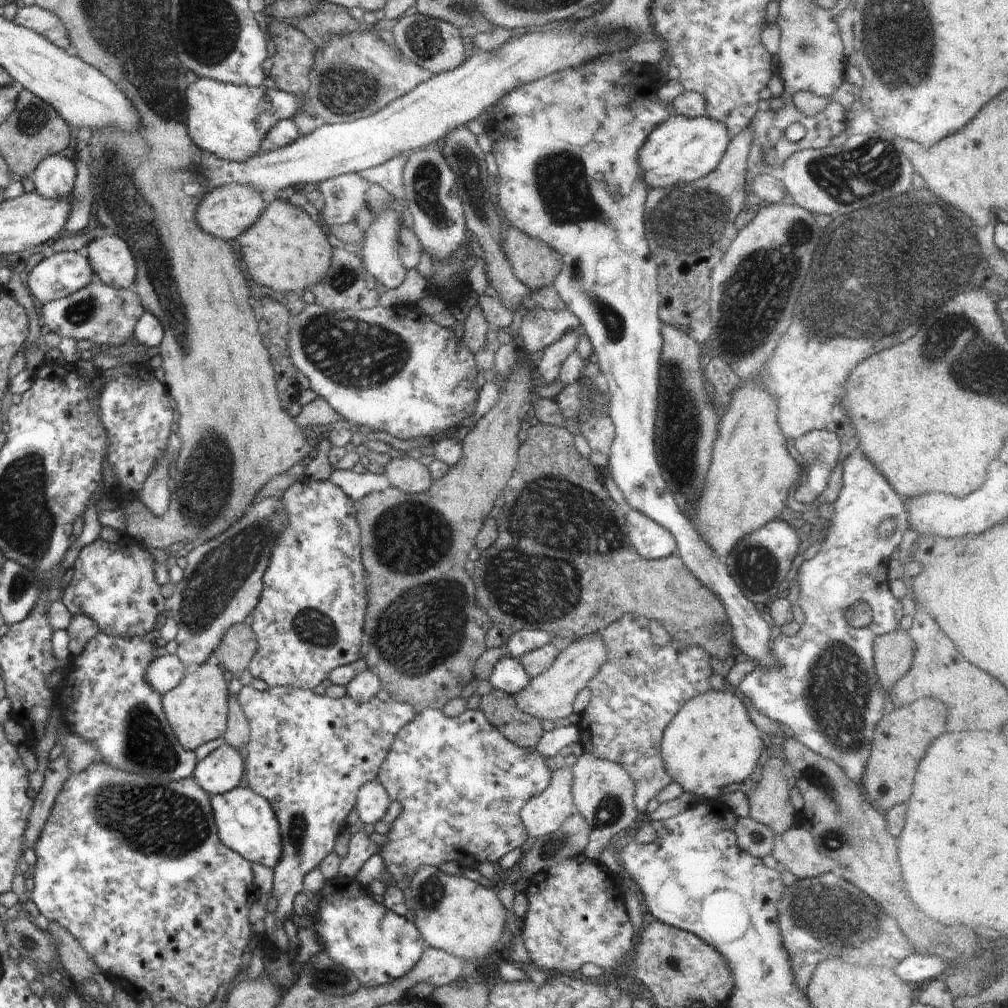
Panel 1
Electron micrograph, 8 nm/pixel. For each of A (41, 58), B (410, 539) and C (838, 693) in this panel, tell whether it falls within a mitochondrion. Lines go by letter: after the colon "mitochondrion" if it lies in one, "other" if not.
A: other
B: mitochondrion
C: mitochondrion

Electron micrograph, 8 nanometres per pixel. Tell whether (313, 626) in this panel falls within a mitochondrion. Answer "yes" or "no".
yes

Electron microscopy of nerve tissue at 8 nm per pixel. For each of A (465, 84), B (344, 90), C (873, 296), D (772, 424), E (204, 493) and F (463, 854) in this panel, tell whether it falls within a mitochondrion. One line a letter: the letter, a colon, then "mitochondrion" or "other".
A: other
B: mitochondrion
C: mitochondrion
D: other
E: mitochondrion
F: other

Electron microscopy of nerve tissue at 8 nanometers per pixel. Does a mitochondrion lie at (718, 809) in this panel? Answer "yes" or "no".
no

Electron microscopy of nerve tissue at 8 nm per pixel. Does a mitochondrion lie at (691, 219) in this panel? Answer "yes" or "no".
yes

